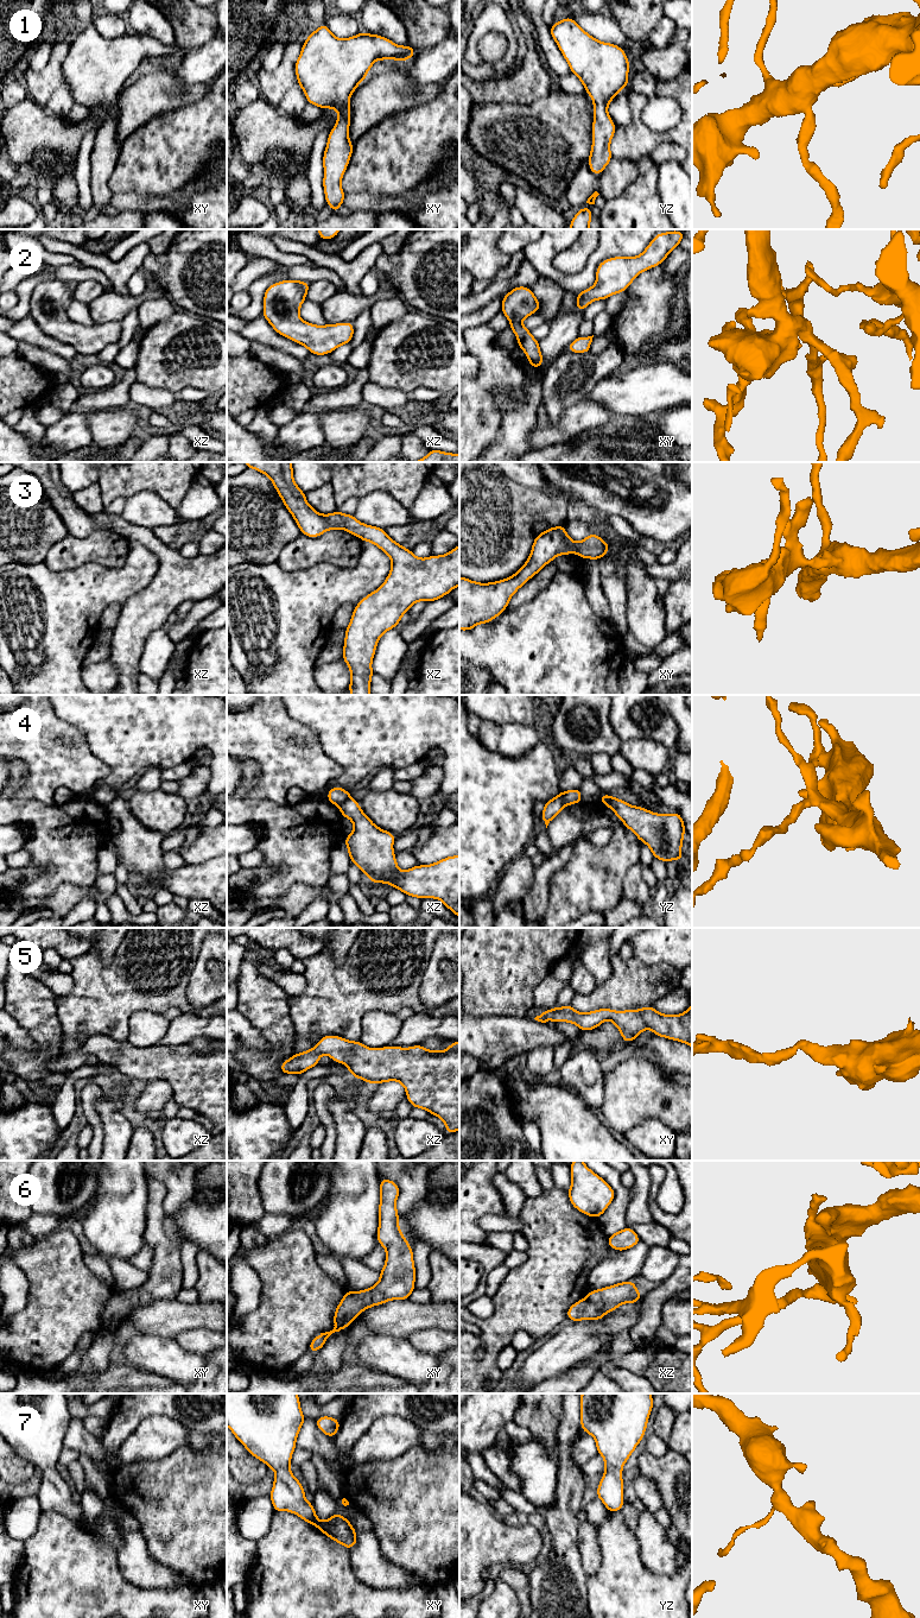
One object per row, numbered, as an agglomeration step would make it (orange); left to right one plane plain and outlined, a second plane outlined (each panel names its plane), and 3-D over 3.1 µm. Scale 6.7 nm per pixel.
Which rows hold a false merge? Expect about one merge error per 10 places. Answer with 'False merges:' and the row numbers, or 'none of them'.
False merges: 4

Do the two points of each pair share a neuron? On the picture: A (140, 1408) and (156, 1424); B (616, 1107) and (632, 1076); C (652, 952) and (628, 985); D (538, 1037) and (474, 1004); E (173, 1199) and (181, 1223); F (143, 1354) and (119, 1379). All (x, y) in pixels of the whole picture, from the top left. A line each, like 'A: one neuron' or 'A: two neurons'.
A: two neurons
B: one neuron
C: two neurons
D: two neurons
E: two neurons
F: two neurons

